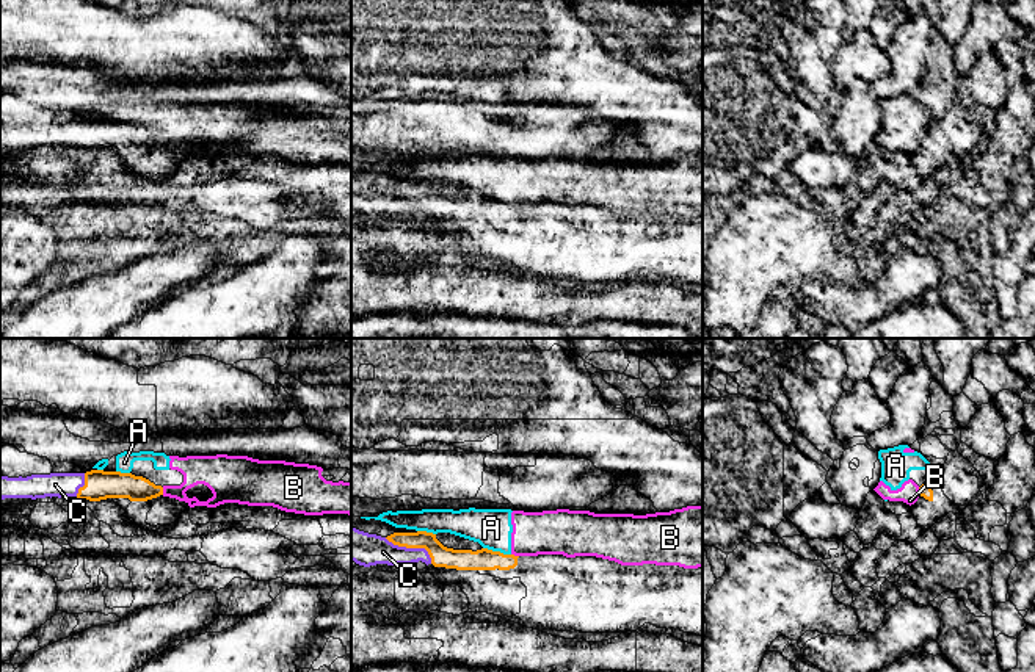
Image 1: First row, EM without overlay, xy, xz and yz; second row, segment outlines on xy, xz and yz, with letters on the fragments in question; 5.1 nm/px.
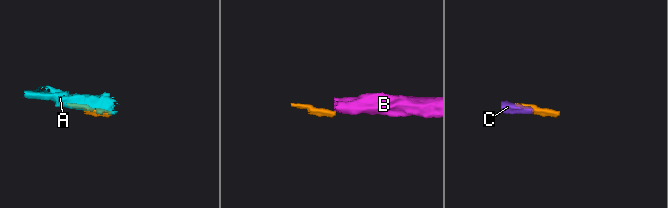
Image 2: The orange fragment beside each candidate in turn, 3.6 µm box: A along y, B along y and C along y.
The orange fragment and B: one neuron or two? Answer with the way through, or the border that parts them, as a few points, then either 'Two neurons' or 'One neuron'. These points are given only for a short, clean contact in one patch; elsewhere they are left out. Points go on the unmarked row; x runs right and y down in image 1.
Boundary: xy (162, 137), (163, 143). Two neurons

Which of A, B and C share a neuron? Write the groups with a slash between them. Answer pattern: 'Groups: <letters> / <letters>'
Groups: A B / C

